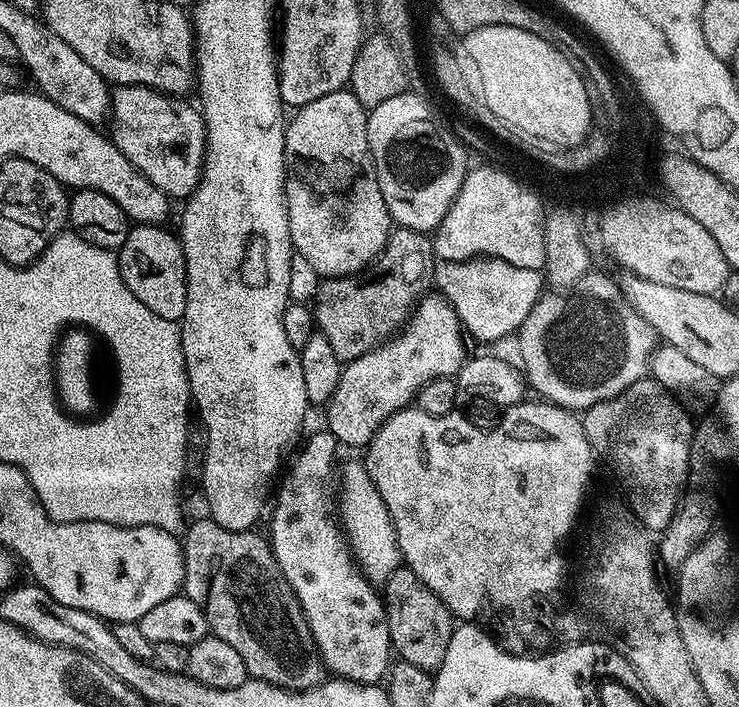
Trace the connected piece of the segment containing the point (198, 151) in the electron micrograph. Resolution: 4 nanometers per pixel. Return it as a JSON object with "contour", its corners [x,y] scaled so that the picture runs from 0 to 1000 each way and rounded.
{"contour":[[[165,119],[152,130],[152,187],[149,197],[153,204],[181,229],[181,235],[214,269],[219,269],[229,280],[253,280],[258,277],[271,262],[271,243],[276,239],[276,208],[279,205],[279,188],[276,184],[276,167],[269,151],[254,149],[249,139],[227,136],[222,130],[211,130],[198,122],[185,119]]]}

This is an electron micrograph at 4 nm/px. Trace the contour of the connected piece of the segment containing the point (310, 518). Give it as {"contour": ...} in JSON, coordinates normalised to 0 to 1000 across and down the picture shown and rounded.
{"contour":[[[442,608],[428,611],[417,624],[414,622],[405,629],[403,638],[394,646],[395,658],[392,651],[388,658],[390,669],[387,662],[383,669],[384,680],[382,673],[371,696],[371,711],[365,719],[368,782],[387,823],[392,823],[409,857],[411,873],[419,885],[419,897],[433,926],[433,936],[440,946],[451,958],[478,962],[482,967],[514,967],[524,958],[528,935],[533,928],[528,908],[528,885],[516,839],[510,836],[484,796],[478,771],[461,737],[460,741],[455,737],[455,702],[457,707],[457,697],[463,690],[461,675],[455,675],[457,625],[452,614]]]}

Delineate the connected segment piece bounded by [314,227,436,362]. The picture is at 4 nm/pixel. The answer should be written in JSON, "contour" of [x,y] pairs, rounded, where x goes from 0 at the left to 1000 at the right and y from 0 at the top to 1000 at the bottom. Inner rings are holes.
{"contour":[[[537,321],[524,348],[490,385],[437,397],[428,413],[425,451],[432,474],[447,484],[452,501],[470,512],[506,495],[552,458],[560,437],[581,417],[590,388],[590,356],[575,330]]]}

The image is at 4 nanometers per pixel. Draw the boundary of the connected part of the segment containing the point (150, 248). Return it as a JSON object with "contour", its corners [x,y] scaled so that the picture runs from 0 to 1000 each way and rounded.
{"contour":[[[184,317],[175,321],[171,342],[160,352],[160,366],[165,393],[171,399],[171,405],[176,405],[176,410],[181,410],[181,421],[187,421],[187,427],[203,433],[203,438],[208,438],[208,444],[242,455],[249,451],[252,444],[252,371],[248,348],[234,330],[231,334],[226,328],[227,325],[226,321],[214,317]]]}

